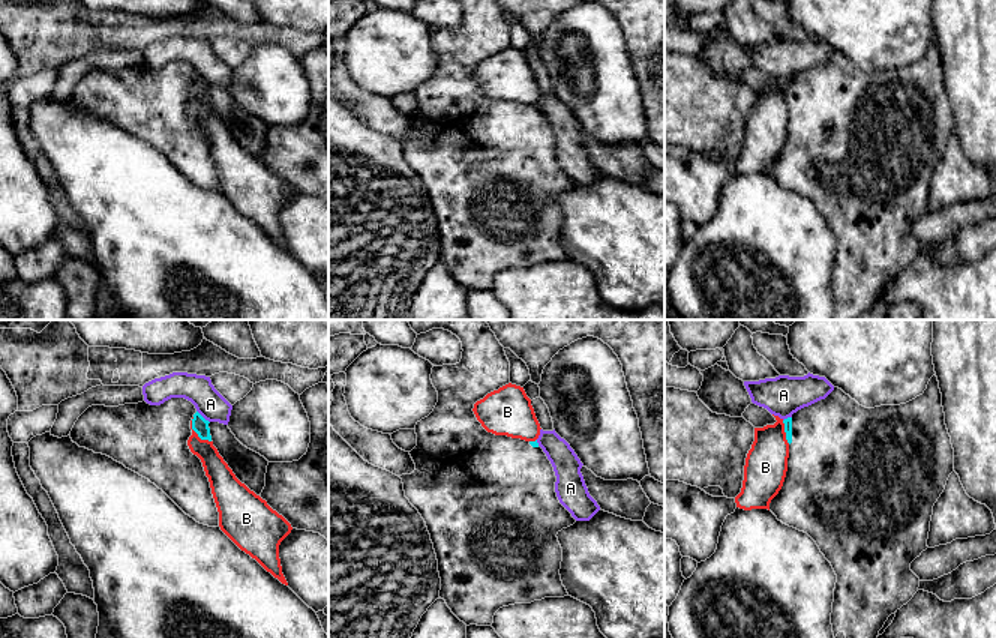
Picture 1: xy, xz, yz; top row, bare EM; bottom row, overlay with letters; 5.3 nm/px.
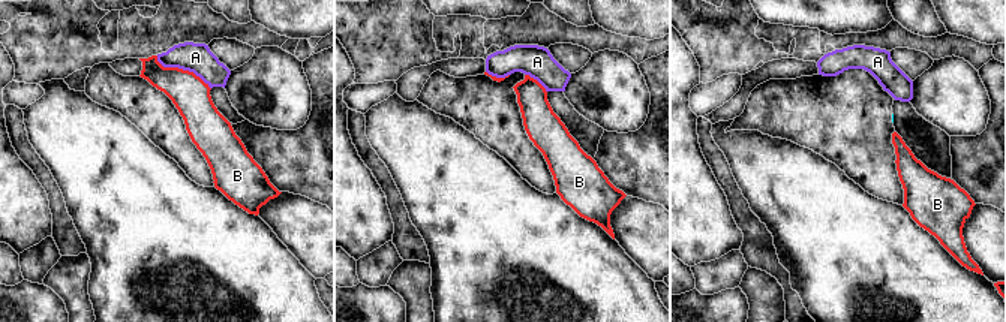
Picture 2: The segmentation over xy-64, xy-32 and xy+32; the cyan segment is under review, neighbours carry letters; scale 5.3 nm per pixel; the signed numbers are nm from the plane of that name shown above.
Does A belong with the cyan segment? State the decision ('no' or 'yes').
no

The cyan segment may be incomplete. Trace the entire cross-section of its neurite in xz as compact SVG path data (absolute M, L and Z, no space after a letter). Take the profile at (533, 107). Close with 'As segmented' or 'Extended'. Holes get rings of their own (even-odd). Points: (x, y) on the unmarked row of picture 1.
M458 0L462 23L456 29L434 30L430 44L438 56L434 75L417 86L417 110L410 116L416 134L399 140L405 161L426 186L438 224L440 261L466 290L492 290L495 276L514 267L568 260L560 233L562 212L556 198L576 186L555 156L556 140L536 105L488 96L472 72L488 57L510 47L510 26L496 0Z. Extended

